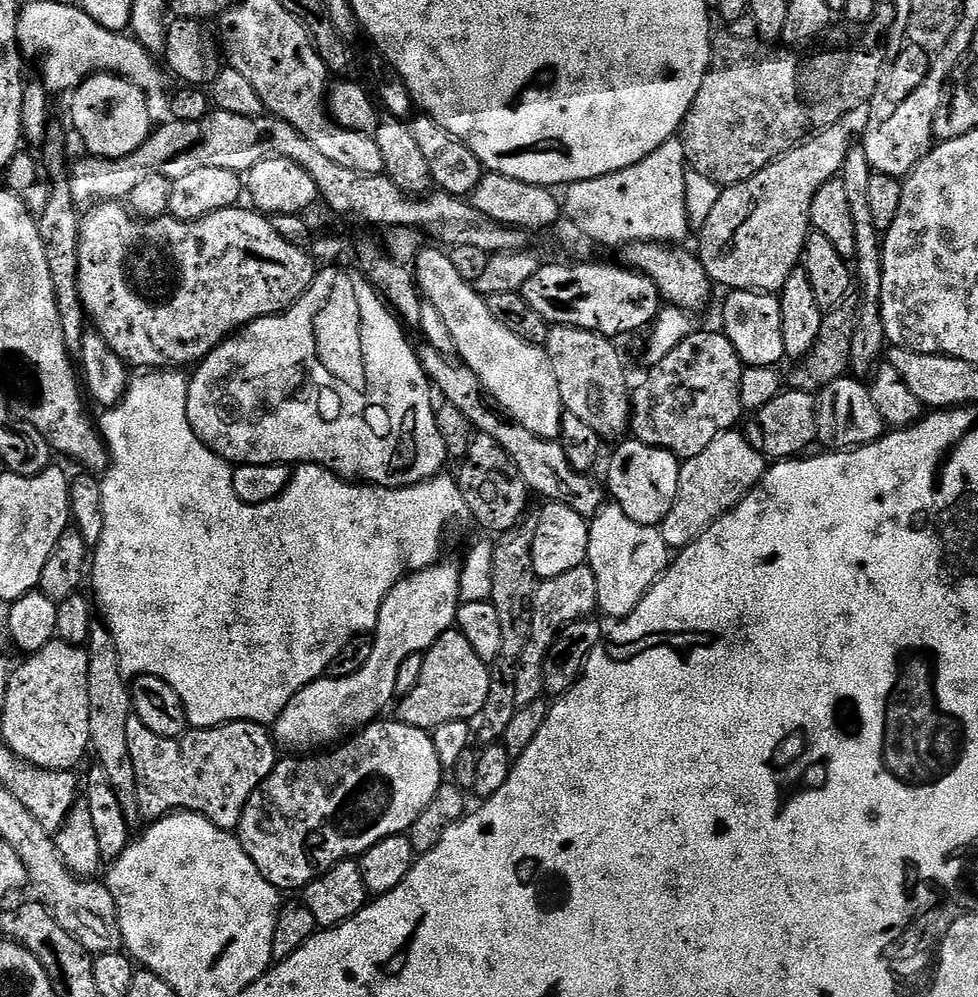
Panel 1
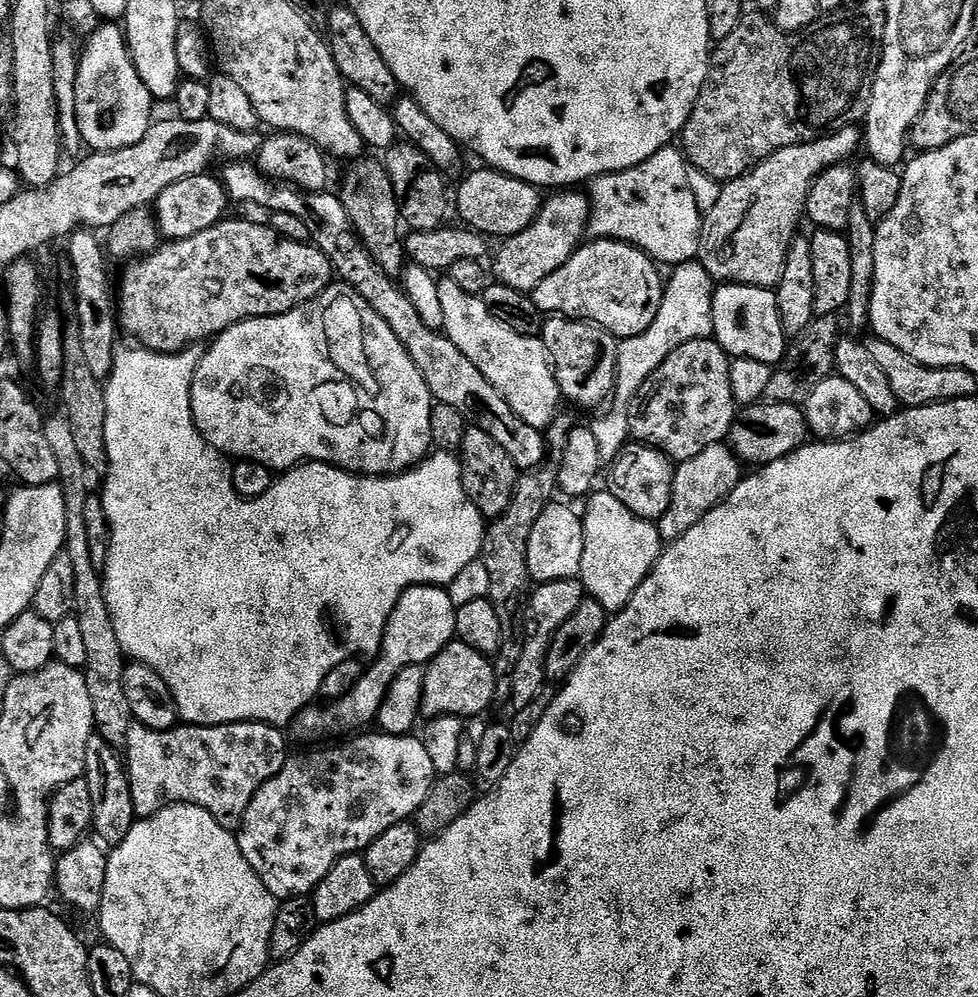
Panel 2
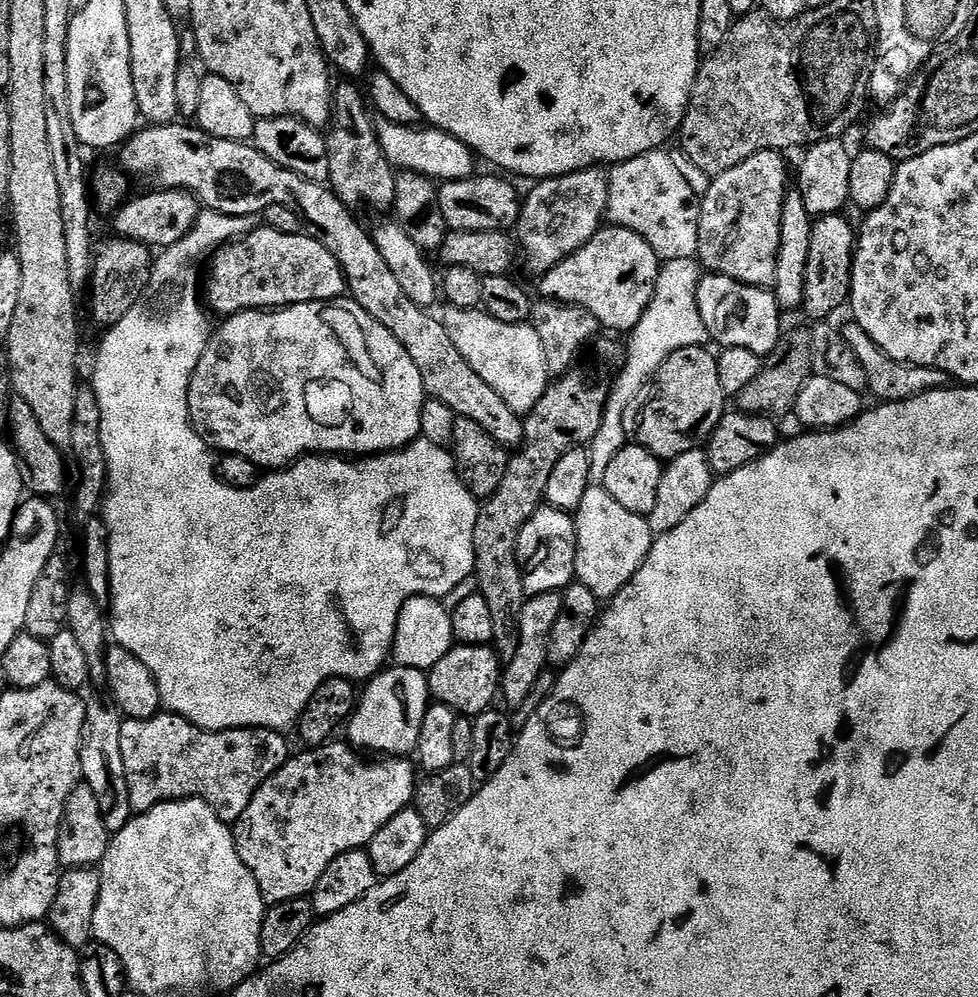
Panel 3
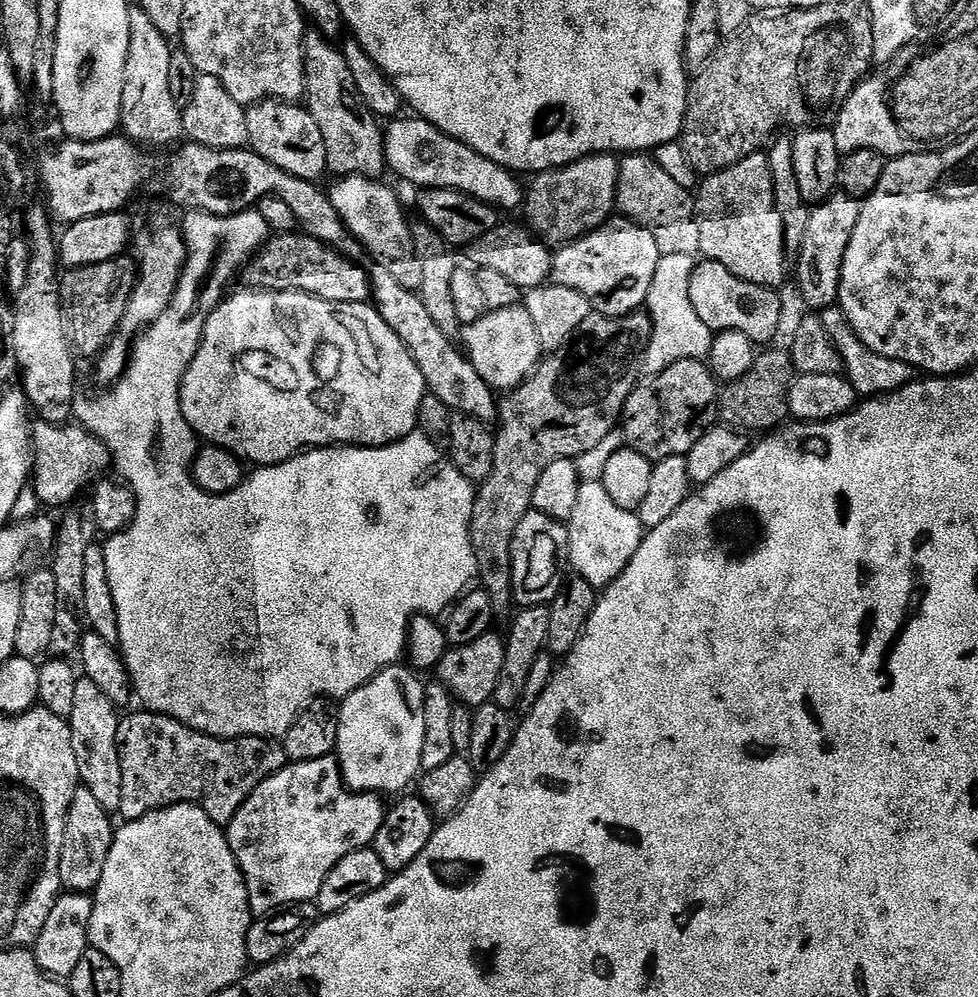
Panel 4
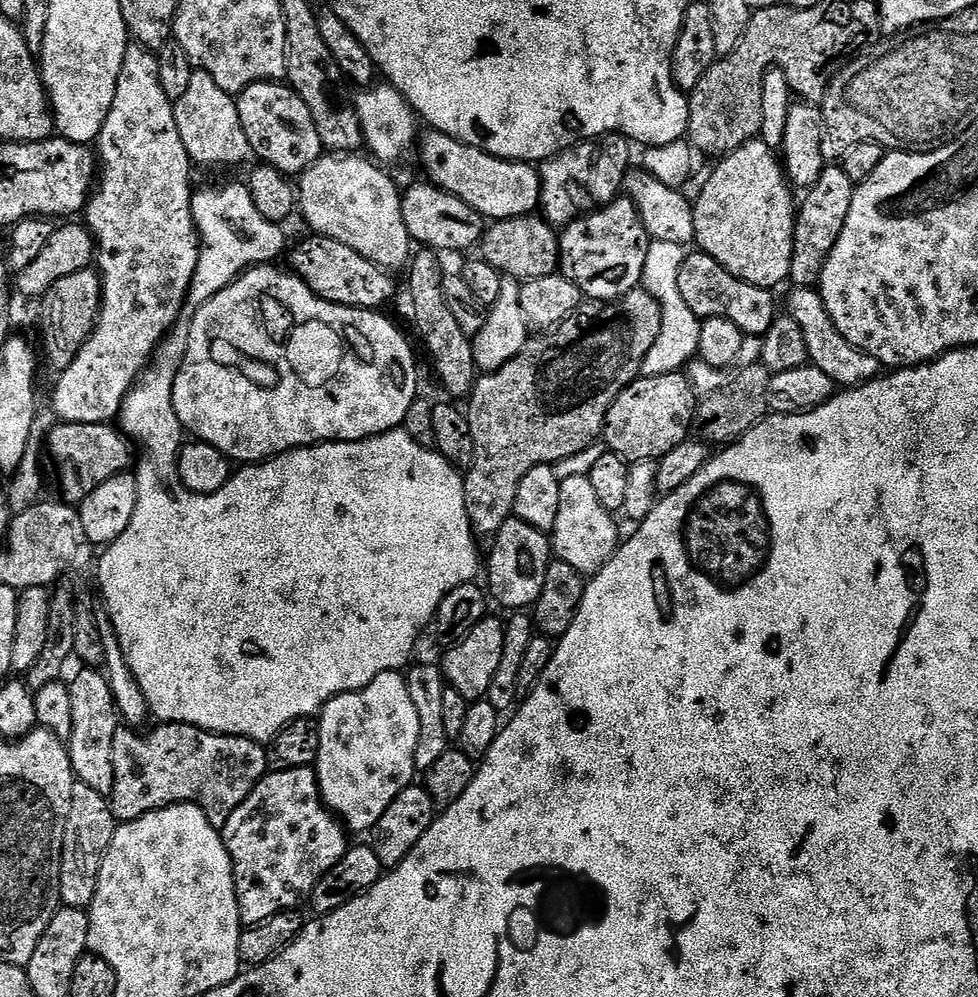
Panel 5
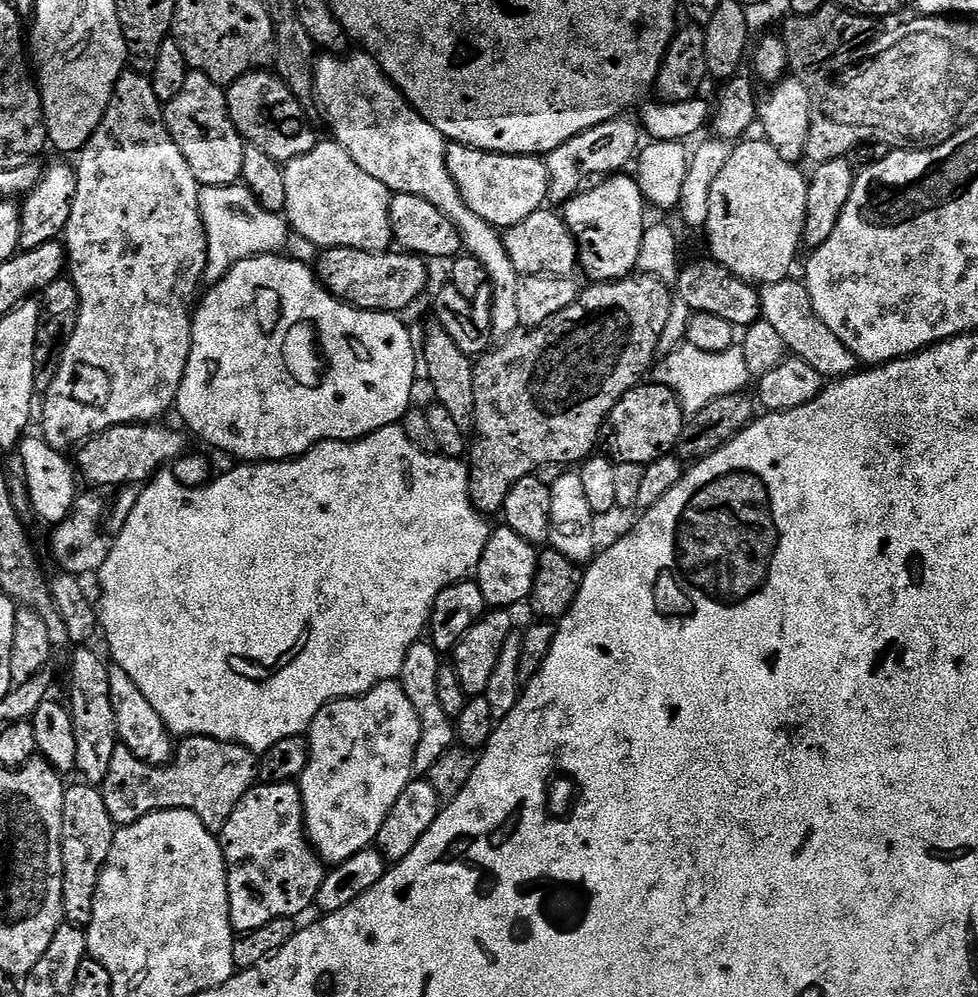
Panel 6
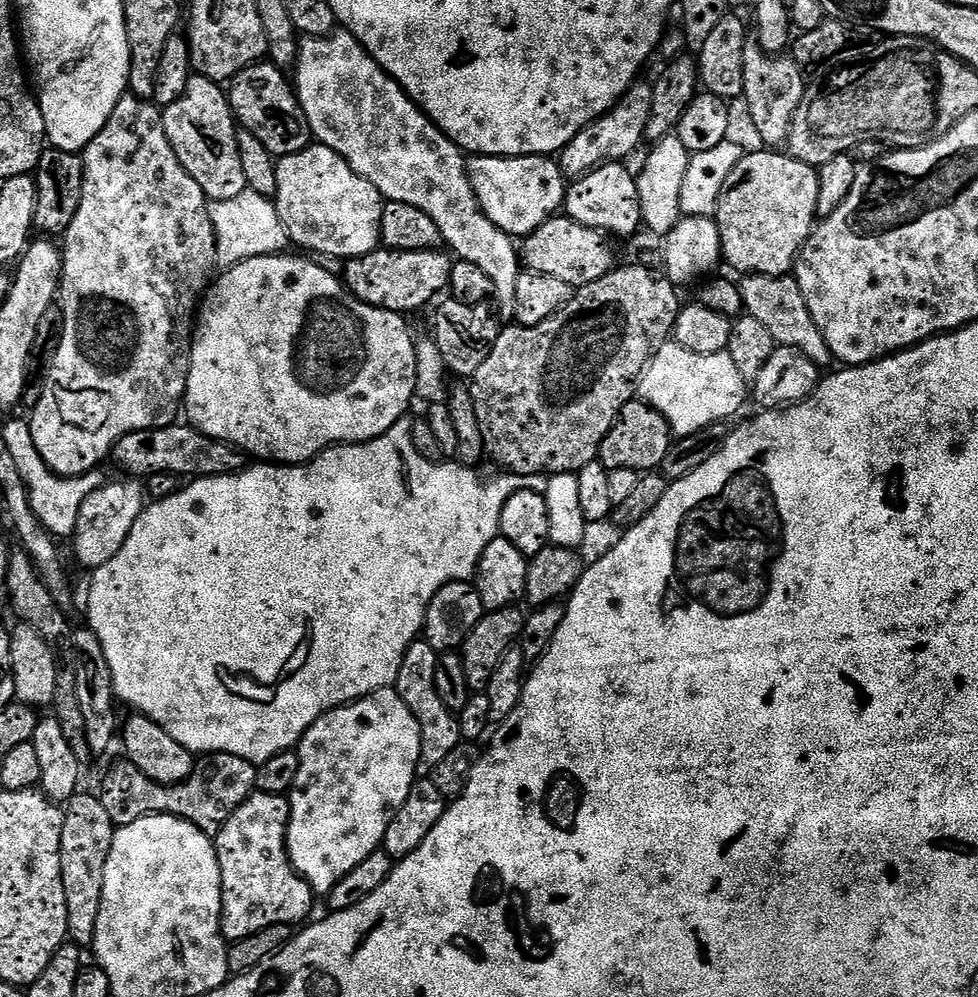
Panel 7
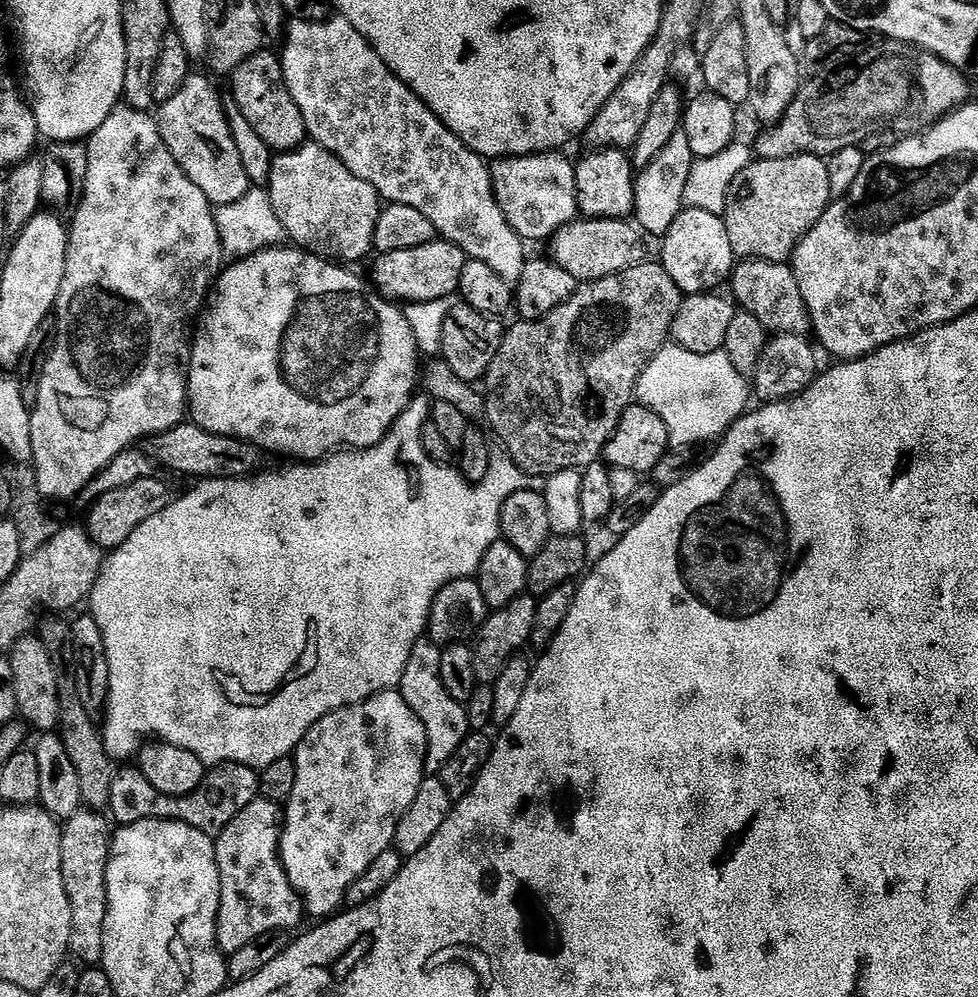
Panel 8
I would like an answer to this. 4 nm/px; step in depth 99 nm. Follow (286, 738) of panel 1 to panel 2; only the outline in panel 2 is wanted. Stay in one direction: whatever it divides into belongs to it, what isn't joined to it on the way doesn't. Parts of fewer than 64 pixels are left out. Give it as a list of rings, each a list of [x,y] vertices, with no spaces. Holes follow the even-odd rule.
[[[416,584],[413,588],[407,588],[398,598],[392,613],[388,615],[380,652],[371,661],[372,668],[365,667],[359,679],[344,696],[321,703],[321,708],[315,708],[316,706],[303,708],[290,725],[293,738],[332,742],[337,738],[348,738],[367,729],[369,727],[367,724],[371,725],[376,715],[380,713],[388,687],[399,672],[404,668],[427,665],[428,661],[435,658],[444,647],[453,643],[456,635],[456,609],[448,596],[447,587]]]

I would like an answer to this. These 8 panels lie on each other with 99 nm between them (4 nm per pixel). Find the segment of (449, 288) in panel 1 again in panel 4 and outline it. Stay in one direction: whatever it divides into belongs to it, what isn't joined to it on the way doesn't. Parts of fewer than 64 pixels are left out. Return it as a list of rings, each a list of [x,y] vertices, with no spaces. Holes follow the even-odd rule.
[[[515,304],[506,310],[487,311],[472,324],[463,325],[463,351],[478,374],[489,388],[500,394],[507,394],[517,388],[528,377],[542,359],[538,332],[530,314]]]

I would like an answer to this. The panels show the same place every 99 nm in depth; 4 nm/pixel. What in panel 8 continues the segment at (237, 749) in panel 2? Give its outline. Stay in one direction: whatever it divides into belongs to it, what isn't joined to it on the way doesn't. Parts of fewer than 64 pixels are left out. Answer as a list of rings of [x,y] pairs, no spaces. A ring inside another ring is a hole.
[[[217,764],[205,771],[204,780],[194,790],[194,794],[185,796],[167,796],[158,794],[150,782],[140,773],[139,767],[124,768],[115,773],[110,786],[110,802],[107,811],[112,812],[111,819],[117,825],[137,824],[143,820],[177,820],[186,826],[194,826],[194,830],[202,830],[213,838],[220,835],[250,802],[261,795],[260,777],[257,769],[247,768],[241,764]]]

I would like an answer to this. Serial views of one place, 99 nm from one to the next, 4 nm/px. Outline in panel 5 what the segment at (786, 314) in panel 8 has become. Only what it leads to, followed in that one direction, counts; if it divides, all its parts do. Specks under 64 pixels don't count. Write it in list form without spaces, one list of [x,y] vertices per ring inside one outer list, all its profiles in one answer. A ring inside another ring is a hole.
[[[796,288],[793,293],[788,300],[786,312],[801,327],[811,367],[822,370],[822,374],[827,374],[837,386],[844,390],[869,384],[881,375],[882,365],[878,362],[878,358],[858,350],[850,342],[846,342],[842,334],[838,334],[838,326],[834,326],[816,288]]]

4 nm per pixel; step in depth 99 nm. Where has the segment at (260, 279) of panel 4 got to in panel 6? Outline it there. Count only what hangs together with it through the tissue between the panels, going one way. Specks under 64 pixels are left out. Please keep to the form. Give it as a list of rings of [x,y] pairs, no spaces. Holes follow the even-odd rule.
[[[325,248],[319,255],[320,261],[314,264],[314,271],[320,283],[336,299],[352,305],[353,308],[363,308],[365,312],[404,314],[404,311],[423,294],[424,287],[428,284],[429,265],[411,252],[367,252],[353,248]]]

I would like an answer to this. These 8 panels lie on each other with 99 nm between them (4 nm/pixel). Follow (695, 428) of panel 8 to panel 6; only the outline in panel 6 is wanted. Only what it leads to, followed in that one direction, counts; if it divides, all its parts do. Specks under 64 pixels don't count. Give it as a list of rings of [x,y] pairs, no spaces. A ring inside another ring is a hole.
[[[684,342],[679,348],[665,355],[654,368],[655,383],[674,390],[680,405],[688,414],[701,412],[718,398],[726,398],[735,392],[744,392],[752,379],[746,366],[746,355],[740,346],[722,350],[718,354],[710,354],[706,350],[698,350],[698,346]]]

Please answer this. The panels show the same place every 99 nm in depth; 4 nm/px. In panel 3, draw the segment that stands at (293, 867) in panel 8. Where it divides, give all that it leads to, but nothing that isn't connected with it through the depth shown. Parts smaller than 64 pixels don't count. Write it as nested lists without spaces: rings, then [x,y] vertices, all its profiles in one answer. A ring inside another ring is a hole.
[[[388,666],[376,673],[371,680],[363,685],[364,693],[359,693],[347,717],[347,743],[364,754],[379,754],[384,758],[404,758],[415,753],[418,746],[418,734],[422,734],[422,718],[426,718],[426,710],[430,703],[428,677],[416,668]]]

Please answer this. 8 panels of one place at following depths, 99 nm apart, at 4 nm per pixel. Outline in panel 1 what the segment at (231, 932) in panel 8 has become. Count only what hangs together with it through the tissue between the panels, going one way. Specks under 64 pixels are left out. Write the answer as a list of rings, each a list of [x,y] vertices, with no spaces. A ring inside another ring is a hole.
[[[396,718],[383,720],[373,722],[366,728],[361,728],[351,739],[341,743],[335,750],[328,750],[323,754],[308,754],[303,758],[277,759],[272,773],[261,782],[259,788],[254,790],[254,794],[250,794],[250,798],[242,810],[238,839],[242,850],[246,850],[246,854],[254,862],[254,866],[258,866],[258,870],[262,874],[262,878],[266,878],[266,882],[270,882],[275,888],[281,889],[285,893],[292,892],[295,888],[296,891],[303,890],[310,881],[318,879],[319,876],[330,871],[340,861],[359,858],[366,850],[370,850],[370,846],[382,842],[382,838],[407,833],[413,822],[418,818],[418,814],[422,814],[422,810],[426,810],[426,806],[430,806],[430,802],[438,794],[442,783],[442,777],[440,777],[442,769],[438,750],[434,750],[431,735],[425,729],[415,728]]]

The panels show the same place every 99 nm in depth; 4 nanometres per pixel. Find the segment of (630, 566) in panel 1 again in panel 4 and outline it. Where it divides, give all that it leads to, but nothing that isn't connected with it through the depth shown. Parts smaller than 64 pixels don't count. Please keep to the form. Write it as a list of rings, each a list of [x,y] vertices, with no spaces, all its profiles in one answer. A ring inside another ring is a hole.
[[[581,483],[576,501],[574,514],[566,521],[568,529],[567,563],[577,576],[586,578],[597,590],[603,590],[613,584],[630,566],[630,558],[638,554],[638,546],[645,538],[646,529],[639,515],[630,510],[622,510],[606,494],[600,483]]]

